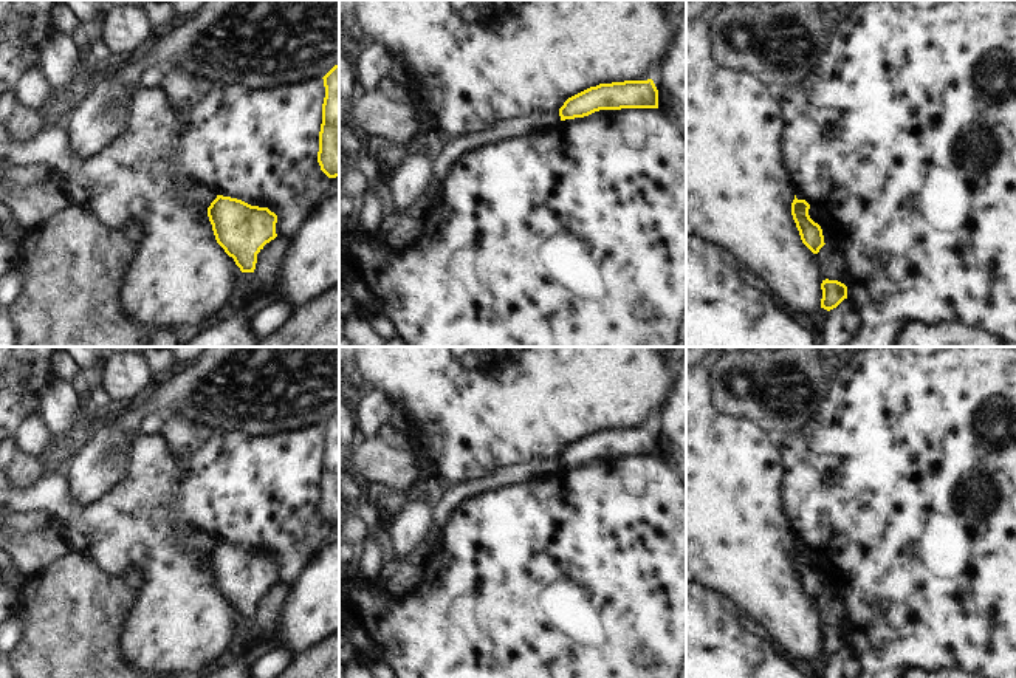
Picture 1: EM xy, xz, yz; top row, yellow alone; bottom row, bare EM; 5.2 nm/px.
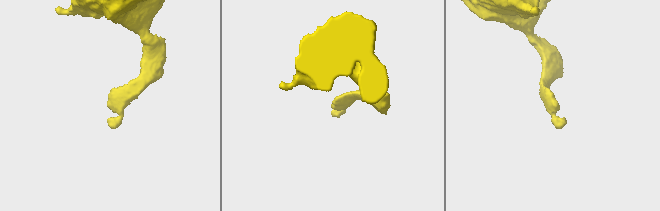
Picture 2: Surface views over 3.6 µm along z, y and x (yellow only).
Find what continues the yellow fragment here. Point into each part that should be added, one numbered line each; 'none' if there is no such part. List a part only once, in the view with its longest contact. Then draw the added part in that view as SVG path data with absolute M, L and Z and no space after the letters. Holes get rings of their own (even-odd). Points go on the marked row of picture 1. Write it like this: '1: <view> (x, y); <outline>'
none

